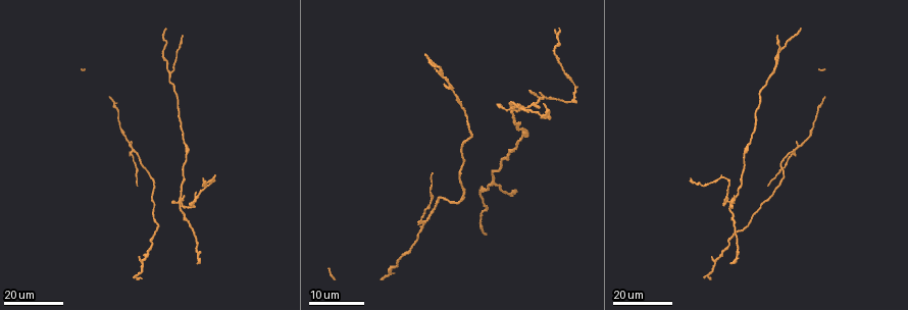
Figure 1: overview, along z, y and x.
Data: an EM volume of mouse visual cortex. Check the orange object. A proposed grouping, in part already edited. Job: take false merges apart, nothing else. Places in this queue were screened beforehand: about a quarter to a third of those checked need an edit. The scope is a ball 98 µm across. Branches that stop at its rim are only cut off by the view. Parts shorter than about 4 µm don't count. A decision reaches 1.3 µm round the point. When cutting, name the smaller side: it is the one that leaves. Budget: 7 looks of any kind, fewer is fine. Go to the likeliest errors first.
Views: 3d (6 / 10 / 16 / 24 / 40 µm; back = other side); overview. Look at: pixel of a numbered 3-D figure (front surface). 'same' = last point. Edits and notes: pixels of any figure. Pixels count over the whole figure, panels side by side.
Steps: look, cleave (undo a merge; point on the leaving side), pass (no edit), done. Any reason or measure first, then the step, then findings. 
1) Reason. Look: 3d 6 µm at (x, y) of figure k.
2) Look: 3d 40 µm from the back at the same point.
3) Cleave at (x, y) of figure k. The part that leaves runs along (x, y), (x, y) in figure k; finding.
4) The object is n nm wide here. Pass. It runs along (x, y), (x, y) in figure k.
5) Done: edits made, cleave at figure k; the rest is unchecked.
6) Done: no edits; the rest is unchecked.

Look: 3d 16 µm at (182, 204) of figure 1.

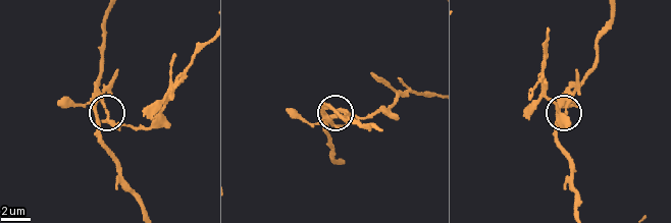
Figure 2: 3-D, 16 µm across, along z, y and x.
Look: 3d 6 µm at (567, 107) of figure 2.

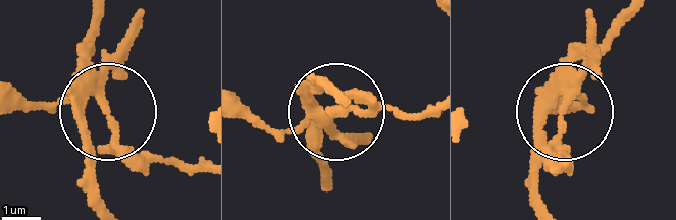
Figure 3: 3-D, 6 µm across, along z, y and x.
The object is 270 nm wide here. Cleave at (127, 166) of figure 3. Two neurons meet here.

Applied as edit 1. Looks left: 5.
Three arms meet. Look: 3d 16 µm at (793, 152) of figure 1.

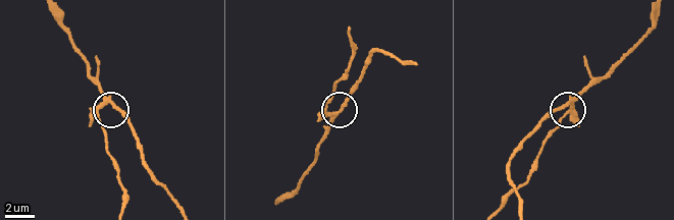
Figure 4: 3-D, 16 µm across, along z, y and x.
Look: 3d 10 µm at (575, 99) of figure 4.

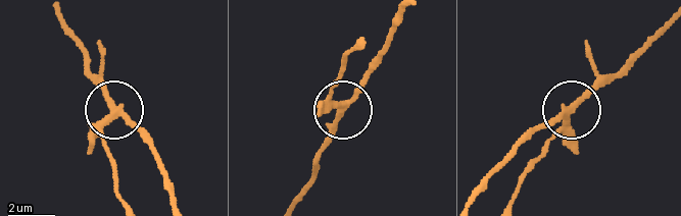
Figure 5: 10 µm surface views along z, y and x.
3 arms meet here. Cleave at (93, 139) of figure 5. The part that leaves runs along (115, 116), (103, 143), (125, 207) in figure 5; two neurons meet here.

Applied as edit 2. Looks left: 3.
See it whole again. Look: overview.

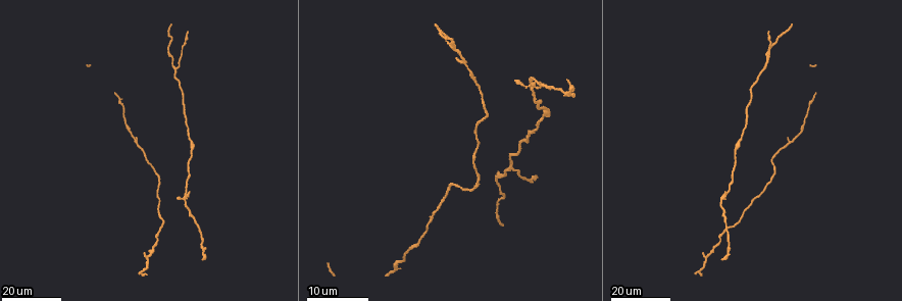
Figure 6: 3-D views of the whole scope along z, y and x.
Look: 3d 24 µm at (162, 221) of figure 6.

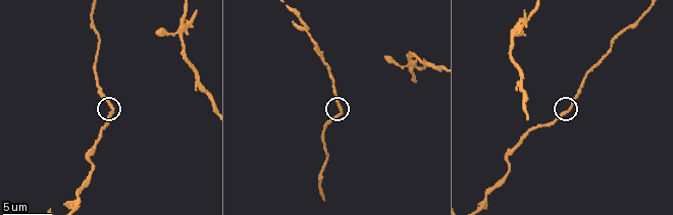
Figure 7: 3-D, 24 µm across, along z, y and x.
Look: 3d 10 µm at (565, 110) of figure 7.

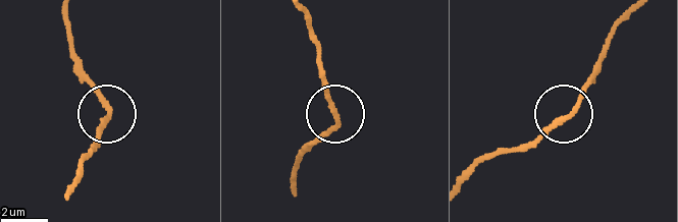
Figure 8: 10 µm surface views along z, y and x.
Pass. Continuous, no second neuron.

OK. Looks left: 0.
Done: edits made, cleave at figure 3, cleave at figure 5; the rest is unchecked.

